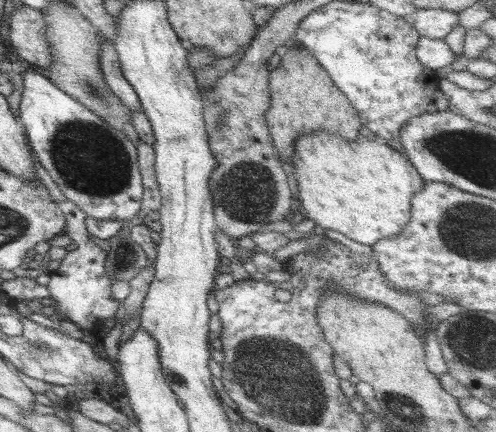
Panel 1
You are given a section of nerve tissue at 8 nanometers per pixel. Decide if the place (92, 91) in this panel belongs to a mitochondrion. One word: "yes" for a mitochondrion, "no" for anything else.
yes

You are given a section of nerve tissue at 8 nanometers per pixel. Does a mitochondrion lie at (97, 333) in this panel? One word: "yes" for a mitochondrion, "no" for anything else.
no

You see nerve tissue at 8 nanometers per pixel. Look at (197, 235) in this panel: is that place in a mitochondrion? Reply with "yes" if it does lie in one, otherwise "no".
no

